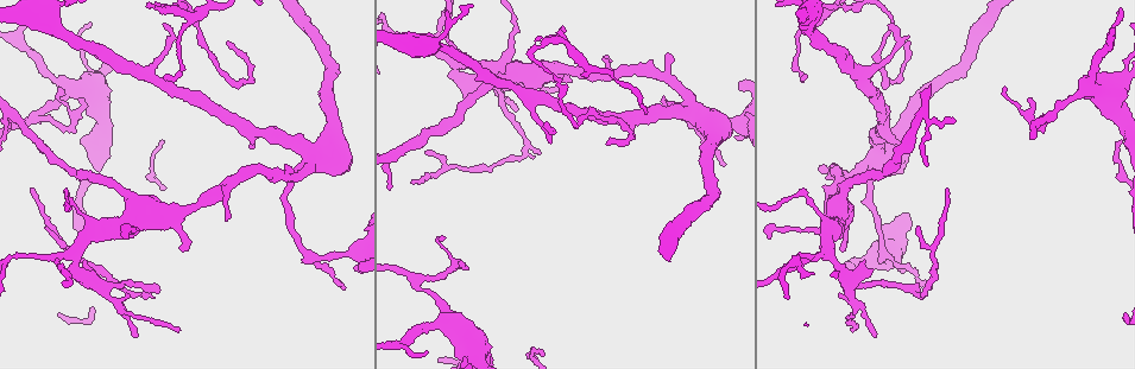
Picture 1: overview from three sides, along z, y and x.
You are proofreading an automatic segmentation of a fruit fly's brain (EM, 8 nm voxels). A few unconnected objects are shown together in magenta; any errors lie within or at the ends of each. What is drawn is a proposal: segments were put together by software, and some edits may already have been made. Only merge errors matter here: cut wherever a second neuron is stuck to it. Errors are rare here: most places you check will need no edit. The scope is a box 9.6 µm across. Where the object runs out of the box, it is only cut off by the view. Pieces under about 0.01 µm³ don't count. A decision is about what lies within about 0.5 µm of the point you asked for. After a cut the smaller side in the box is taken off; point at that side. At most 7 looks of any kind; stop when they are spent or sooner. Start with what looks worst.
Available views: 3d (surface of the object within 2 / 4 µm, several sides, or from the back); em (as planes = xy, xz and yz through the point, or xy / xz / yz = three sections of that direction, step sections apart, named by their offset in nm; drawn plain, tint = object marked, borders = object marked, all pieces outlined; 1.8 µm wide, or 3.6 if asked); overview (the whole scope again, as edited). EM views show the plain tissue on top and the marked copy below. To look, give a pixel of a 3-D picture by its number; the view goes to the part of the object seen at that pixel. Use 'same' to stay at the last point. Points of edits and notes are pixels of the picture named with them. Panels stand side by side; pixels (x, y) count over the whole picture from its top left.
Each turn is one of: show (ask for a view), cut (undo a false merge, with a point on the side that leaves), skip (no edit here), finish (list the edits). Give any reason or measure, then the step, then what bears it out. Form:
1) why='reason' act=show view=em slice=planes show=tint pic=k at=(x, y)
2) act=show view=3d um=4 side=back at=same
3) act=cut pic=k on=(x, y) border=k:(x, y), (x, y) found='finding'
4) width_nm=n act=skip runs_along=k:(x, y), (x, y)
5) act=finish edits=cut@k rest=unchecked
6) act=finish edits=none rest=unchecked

why='abrupt turn' act=show view=3d um=4 pic=1 at=(868, 167)

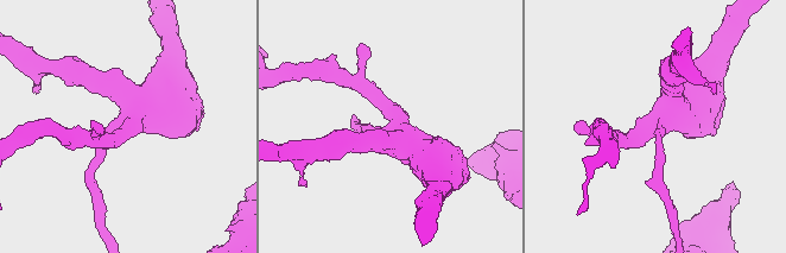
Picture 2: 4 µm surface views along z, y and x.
why='now the EM' act=show view=em um=3.6 slice=yz step=16 show=tint pic=2 at=(390, 127)

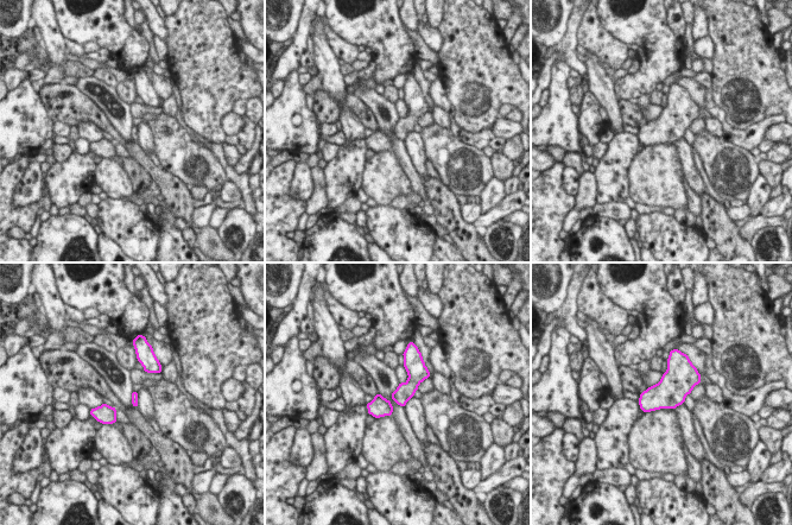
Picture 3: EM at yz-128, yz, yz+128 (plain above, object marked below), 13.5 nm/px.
width_nm=100 act=skip runs_along=3:(409, 364), (412, 381), (377, 415) found='one neuron here'

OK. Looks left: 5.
act=show view=3d um=2 pic=1 at=(1045, 121)

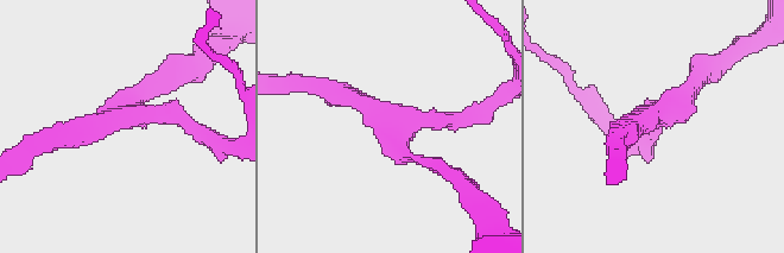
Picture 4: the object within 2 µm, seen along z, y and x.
arms=3 act=show view=em slice=planes show=tint pic=4 at=(657, 112)

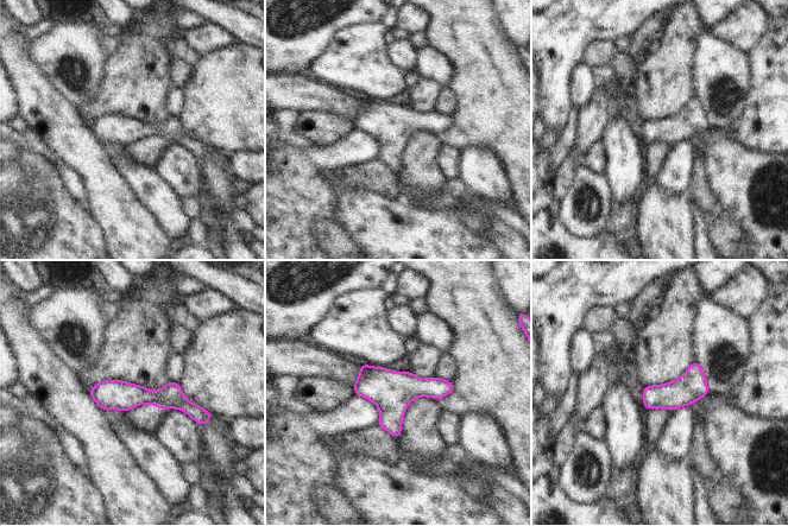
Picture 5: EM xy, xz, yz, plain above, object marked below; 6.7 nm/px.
act=skip runs_along=5:(93, 392), (174, 398), (201, 411) found='all the same neuron'

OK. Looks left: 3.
act=show view=3d um=2 pic=1 at=(395, 152)

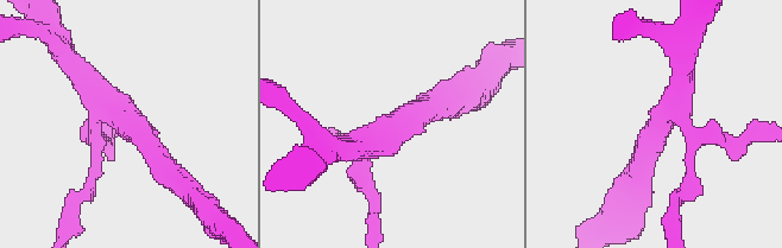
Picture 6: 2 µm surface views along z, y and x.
why='need the tissue' act=show view=em slice=planes show=tint pic=6 at=(666, 120)

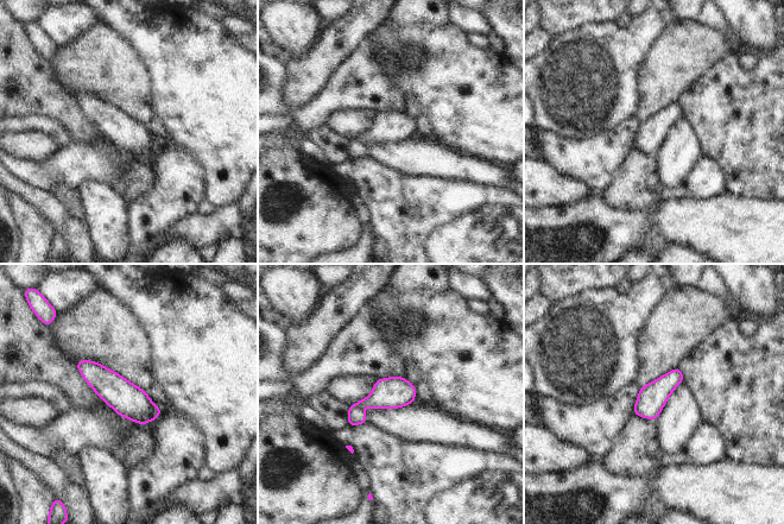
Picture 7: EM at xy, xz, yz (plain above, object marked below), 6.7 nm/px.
act=skip runs_along=7:(80, 365), (141, 410), (157, 411) found='continuous, no second neuron'

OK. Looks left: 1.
act=finish edits=none rest=unchecked

